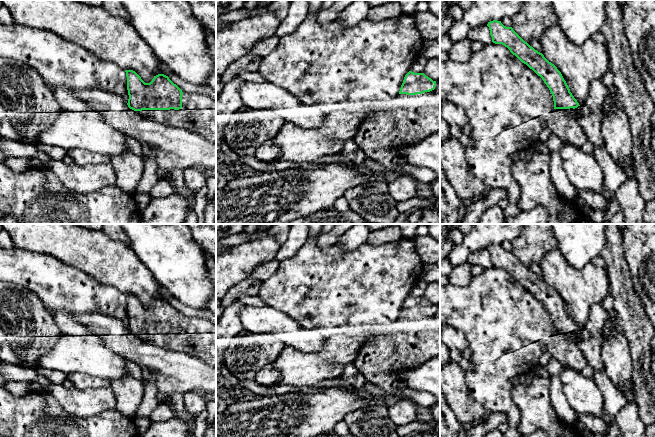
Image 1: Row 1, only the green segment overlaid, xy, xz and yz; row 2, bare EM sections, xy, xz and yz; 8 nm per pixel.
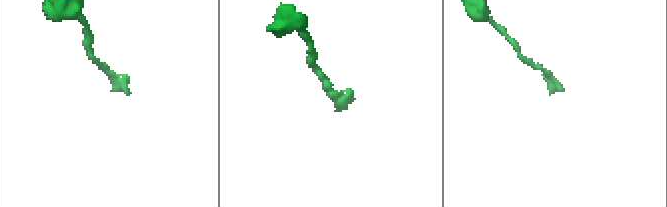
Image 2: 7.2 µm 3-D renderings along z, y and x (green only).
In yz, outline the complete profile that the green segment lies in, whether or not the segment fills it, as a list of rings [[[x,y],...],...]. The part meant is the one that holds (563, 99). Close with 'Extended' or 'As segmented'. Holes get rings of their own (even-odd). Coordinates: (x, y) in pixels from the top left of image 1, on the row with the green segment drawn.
[[[497,20],[488,22],[487,26],[493,43],[507,47],[522,63],[542,78],[553,96],[554,109],[573,108],[577,119],[582,116],[579,103],[554,64],[525,42],[512,27],[506,27]]]. Extended

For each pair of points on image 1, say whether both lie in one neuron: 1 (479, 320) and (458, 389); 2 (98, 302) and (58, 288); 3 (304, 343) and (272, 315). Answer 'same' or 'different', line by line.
1: different
2: same
3: same

